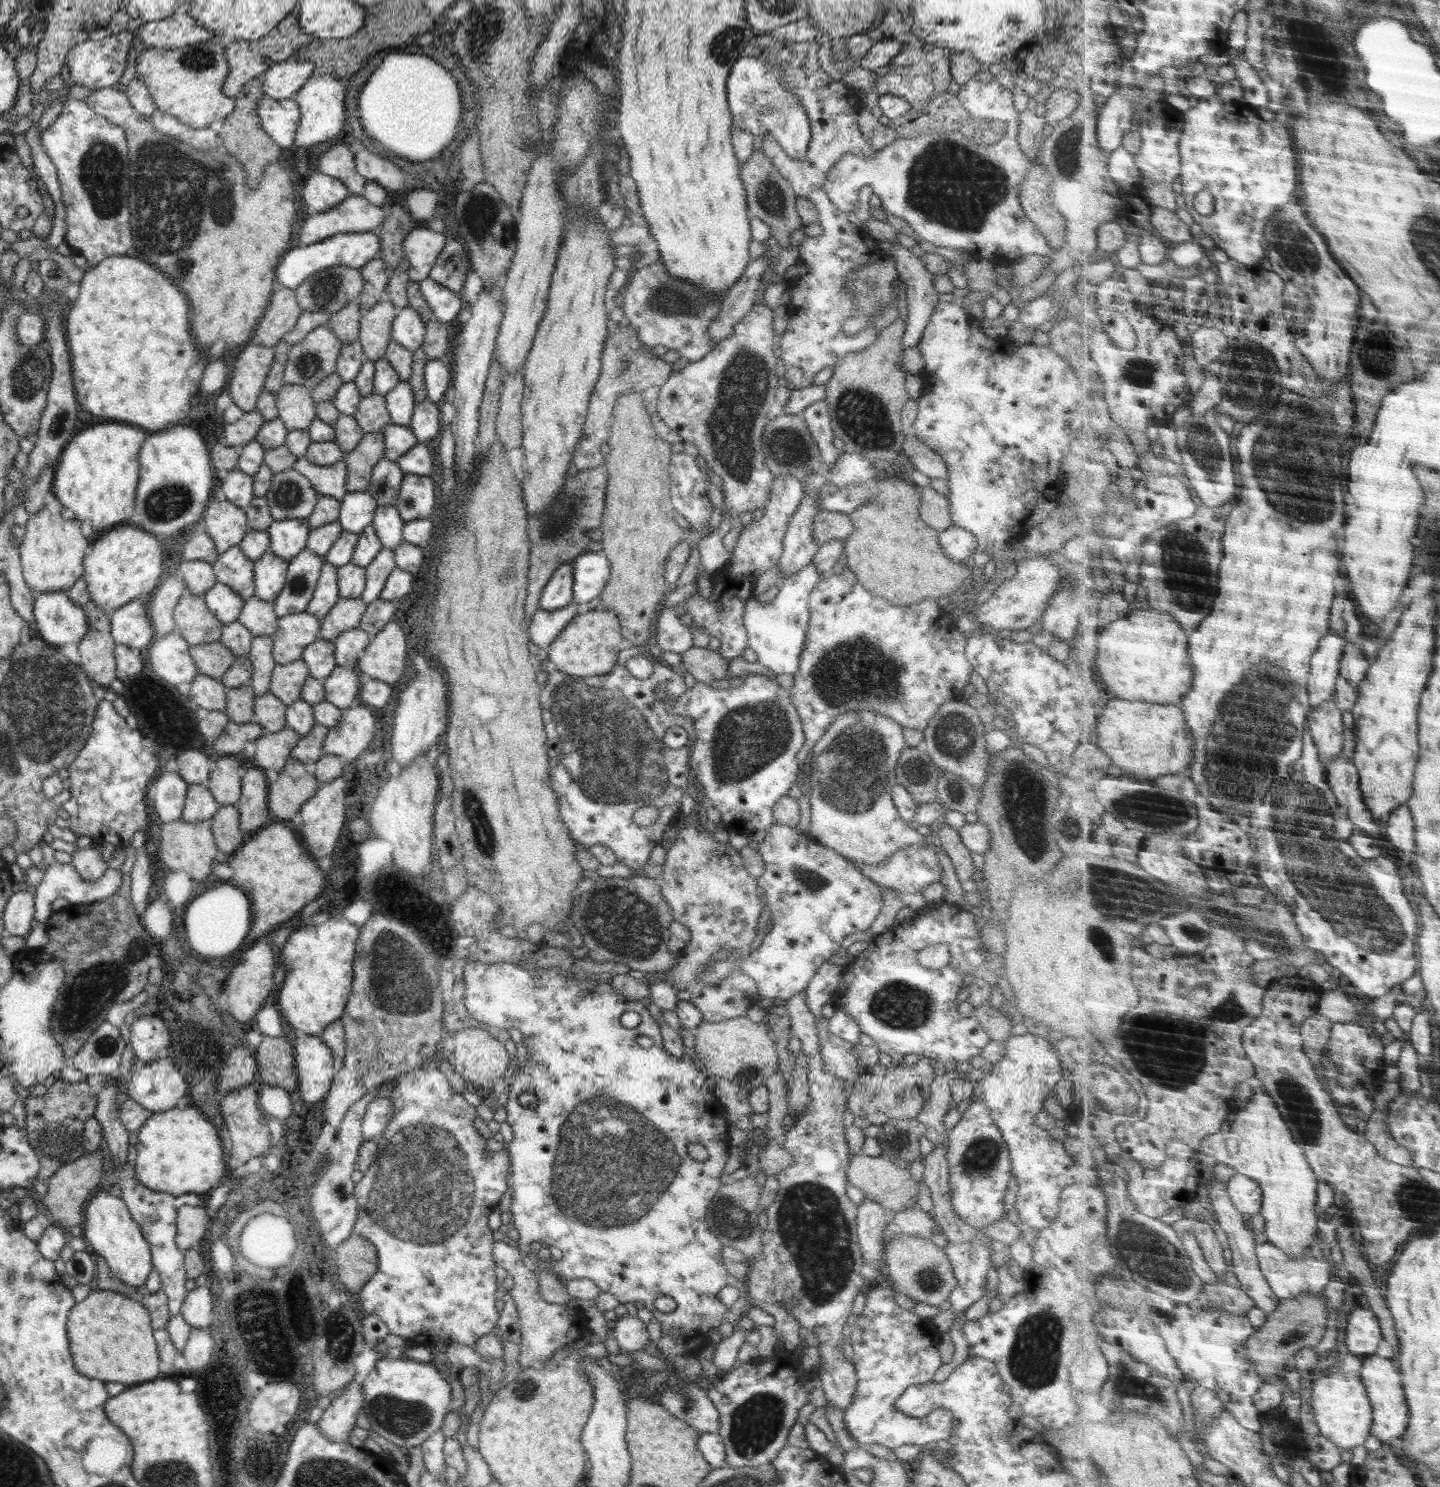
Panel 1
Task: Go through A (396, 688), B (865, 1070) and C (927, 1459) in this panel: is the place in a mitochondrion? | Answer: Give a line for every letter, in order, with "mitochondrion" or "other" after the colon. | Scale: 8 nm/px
A: other
B: other
C: other

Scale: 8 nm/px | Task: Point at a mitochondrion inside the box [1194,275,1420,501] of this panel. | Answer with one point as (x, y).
(1251, 376)

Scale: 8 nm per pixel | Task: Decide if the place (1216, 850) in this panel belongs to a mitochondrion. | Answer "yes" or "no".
no

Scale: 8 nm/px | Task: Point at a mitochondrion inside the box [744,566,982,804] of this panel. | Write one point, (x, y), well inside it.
(856, 670)

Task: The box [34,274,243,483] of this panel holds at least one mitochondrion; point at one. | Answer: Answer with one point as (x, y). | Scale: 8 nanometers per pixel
(60, 421)

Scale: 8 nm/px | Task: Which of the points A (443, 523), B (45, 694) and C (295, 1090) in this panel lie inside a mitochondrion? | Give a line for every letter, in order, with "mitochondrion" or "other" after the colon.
A: other
B: mitochondrion
C: other

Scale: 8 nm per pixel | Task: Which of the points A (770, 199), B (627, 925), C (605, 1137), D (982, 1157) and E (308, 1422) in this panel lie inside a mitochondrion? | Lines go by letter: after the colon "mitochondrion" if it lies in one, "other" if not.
A: mitochondrion
B: mitochondrion
C: mitochondrion
D: mitochondrion
E: other

